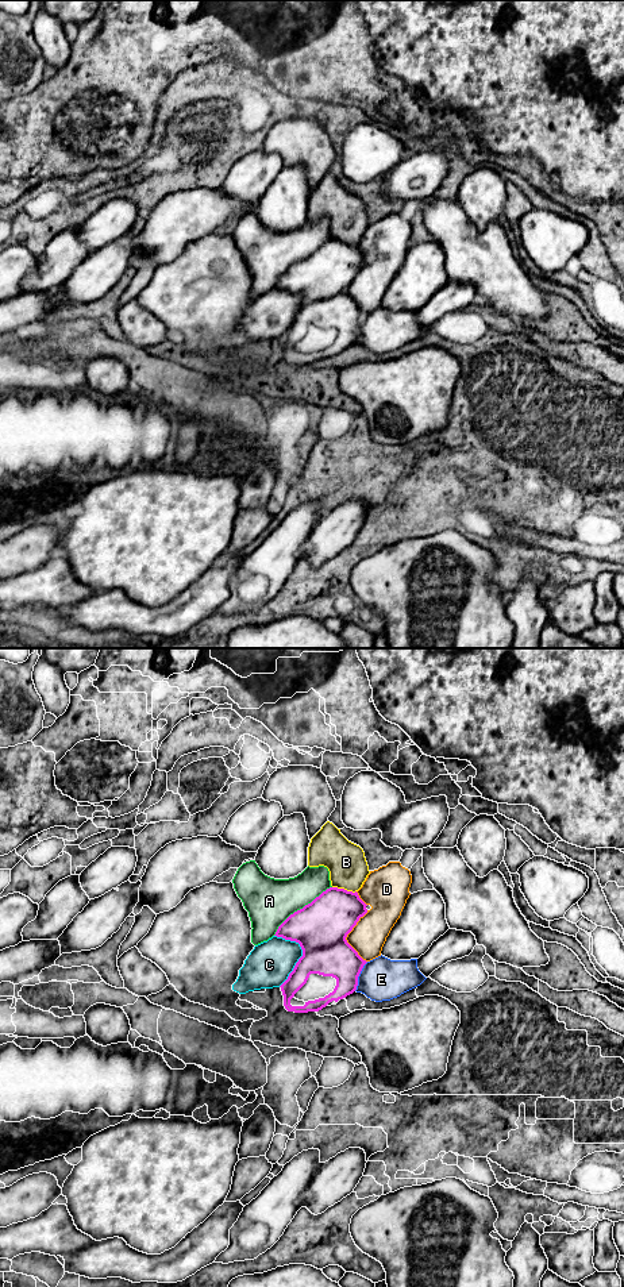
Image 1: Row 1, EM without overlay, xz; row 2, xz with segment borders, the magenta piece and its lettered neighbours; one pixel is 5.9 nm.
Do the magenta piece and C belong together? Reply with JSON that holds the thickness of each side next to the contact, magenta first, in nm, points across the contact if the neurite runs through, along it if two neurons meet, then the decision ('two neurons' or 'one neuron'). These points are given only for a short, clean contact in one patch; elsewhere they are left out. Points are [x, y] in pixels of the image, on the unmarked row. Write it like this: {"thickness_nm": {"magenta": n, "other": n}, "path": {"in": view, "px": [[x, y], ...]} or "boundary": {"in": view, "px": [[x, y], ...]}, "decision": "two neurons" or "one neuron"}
{"thickness_nm": {"magenta": 320, "other": 260}, "decision": "two neurons"}

